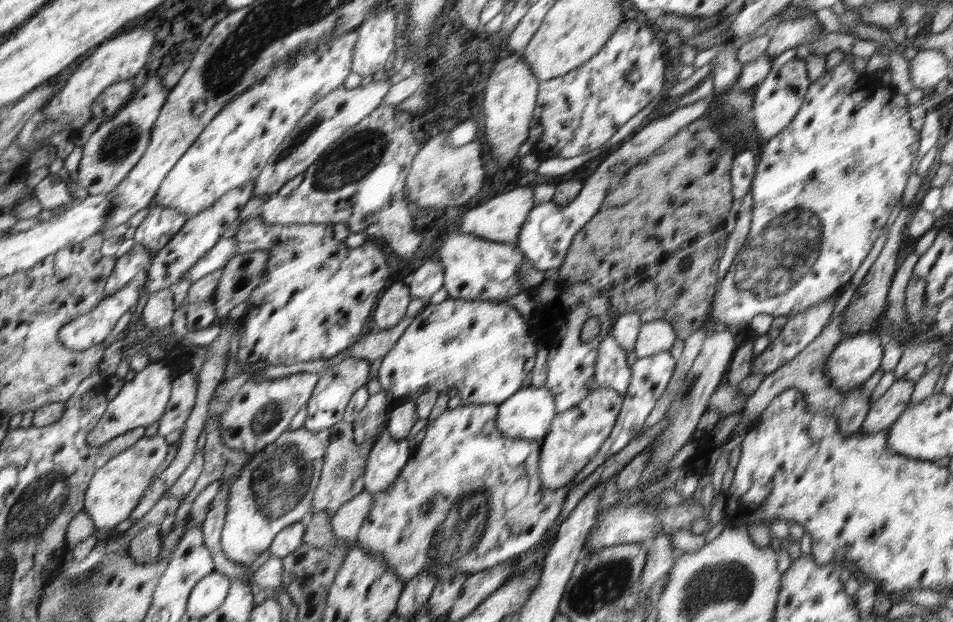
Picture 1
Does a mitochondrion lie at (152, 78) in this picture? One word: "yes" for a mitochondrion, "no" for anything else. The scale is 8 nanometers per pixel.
no

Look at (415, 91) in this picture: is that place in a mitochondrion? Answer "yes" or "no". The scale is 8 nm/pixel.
no

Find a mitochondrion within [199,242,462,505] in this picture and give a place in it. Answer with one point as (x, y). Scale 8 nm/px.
(270, 413)

